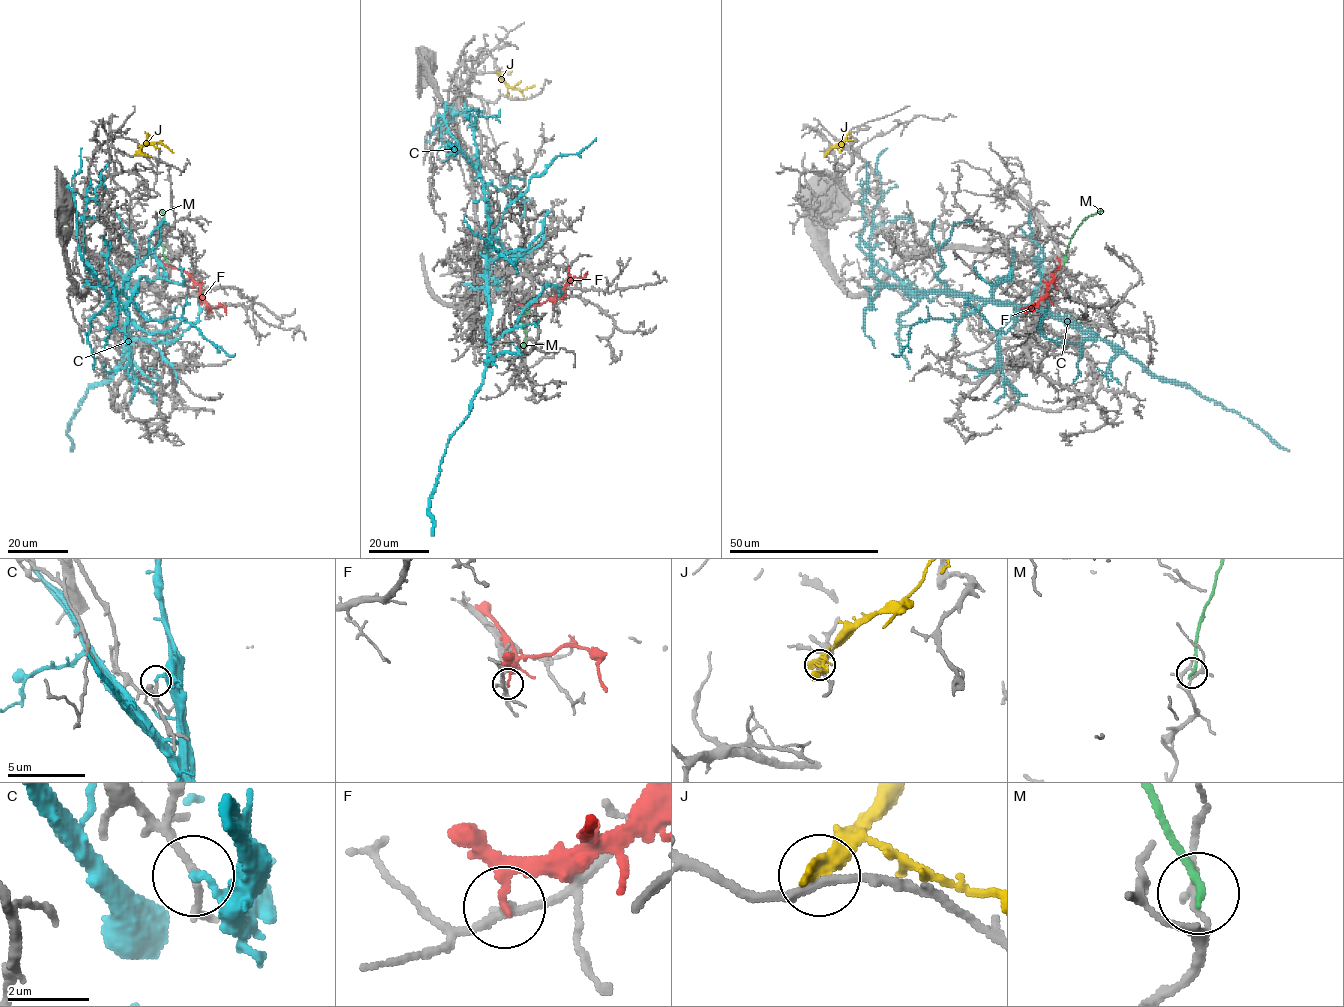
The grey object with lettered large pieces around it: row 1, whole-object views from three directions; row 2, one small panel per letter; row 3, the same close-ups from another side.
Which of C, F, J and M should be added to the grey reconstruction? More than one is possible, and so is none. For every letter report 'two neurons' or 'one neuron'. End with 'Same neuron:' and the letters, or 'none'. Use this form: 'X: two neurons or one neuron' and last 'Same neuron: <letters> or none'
C: two neurons
F: two neurons
J: two neurons
M: two neurons
Same neuron: none

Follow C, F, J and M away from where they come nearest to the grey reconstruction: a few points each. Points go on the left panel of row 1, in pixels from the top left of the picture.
C: (112, 292), (128, 298), (127, 343), (108, 379), (96, 382), (79, 401), (66, 431), (73, 451)
F: (207, 313), (208, 304), (193, 280), (182, 269), (164, 264), (156, 256)
J: (135, 154), (150, 143), (162, 143), (173, 152)
M: (167, 262), (159, 238), (165, 216), (159, 211)

